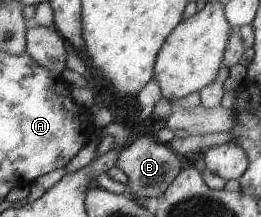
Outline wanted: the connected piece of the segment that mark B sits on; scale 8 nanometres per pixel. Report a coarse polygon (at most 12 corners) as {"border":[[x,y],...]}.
{"border":[[138,137],[114,165],[135,200],[158,197],[181,170],[179,155]]}

